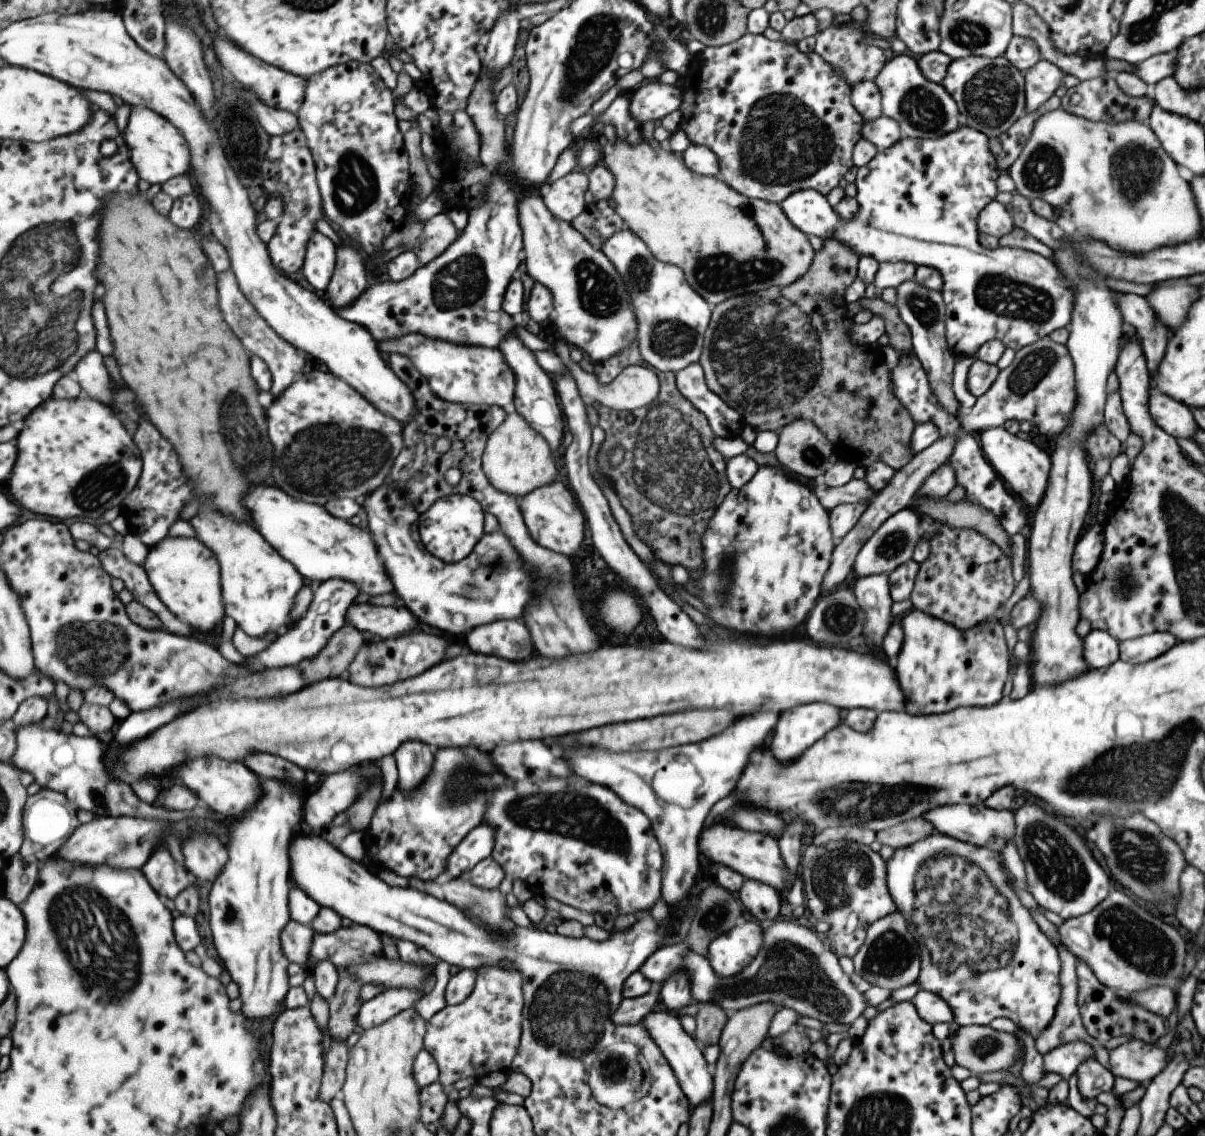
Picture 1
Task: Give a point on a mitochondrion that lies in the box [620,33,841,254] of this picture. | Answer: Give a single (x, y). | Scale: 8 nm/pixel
(776, 150)

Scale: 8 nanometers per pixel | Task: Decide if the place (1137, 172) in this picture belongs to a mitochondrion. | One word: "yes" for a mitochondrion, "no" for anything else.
yes

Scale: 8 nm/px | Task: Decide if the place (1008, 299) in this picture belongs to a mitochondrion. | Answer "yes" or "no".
yes

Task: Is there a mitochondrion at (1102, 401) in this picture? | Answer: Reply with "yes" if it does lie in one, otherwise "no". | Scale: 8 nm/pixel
no

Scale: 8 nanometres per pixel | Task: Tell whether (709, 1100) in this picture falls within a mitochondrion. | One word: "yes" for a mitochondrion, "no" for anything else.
no

